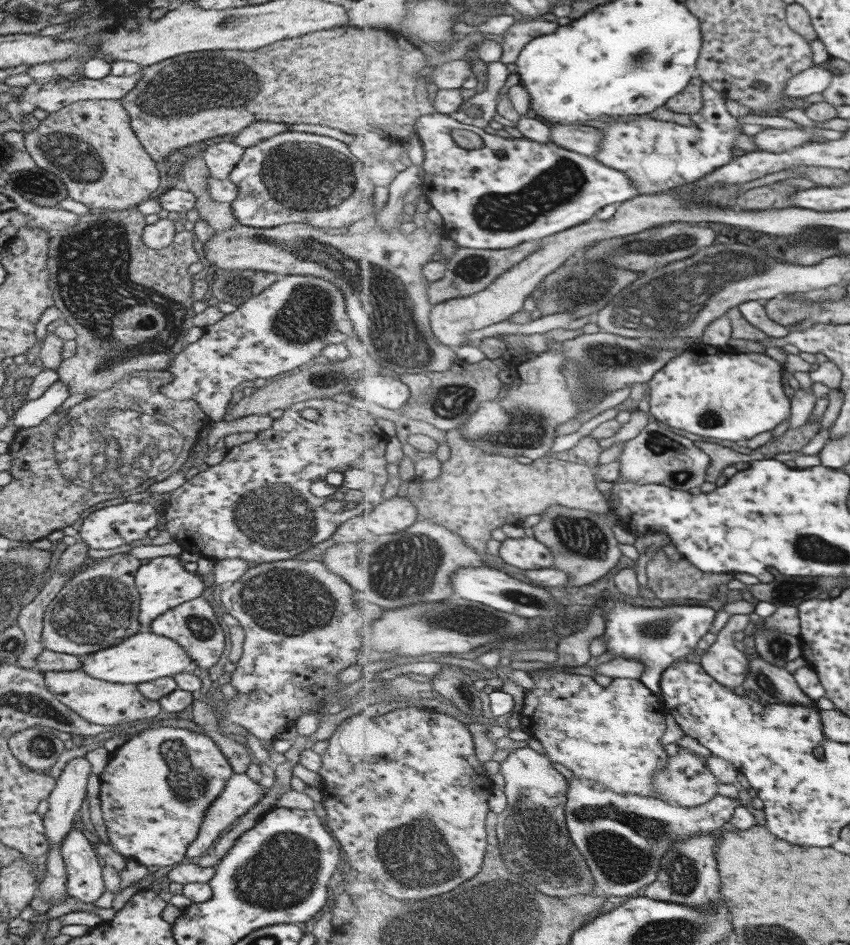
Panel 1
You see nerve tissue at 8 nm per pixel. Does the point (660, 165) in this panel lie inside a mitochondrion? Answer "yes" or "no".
no

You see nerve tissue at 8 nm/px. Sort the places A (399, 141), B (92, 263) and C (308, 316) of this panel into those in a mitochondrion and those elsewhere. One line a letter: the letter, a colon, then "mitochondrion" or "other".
A: other
B: mitochondrion
C: mitochondrion

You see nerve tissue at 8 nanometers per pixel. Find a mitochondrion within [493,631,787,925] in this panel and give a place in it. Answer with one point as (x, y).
(625, 846)

